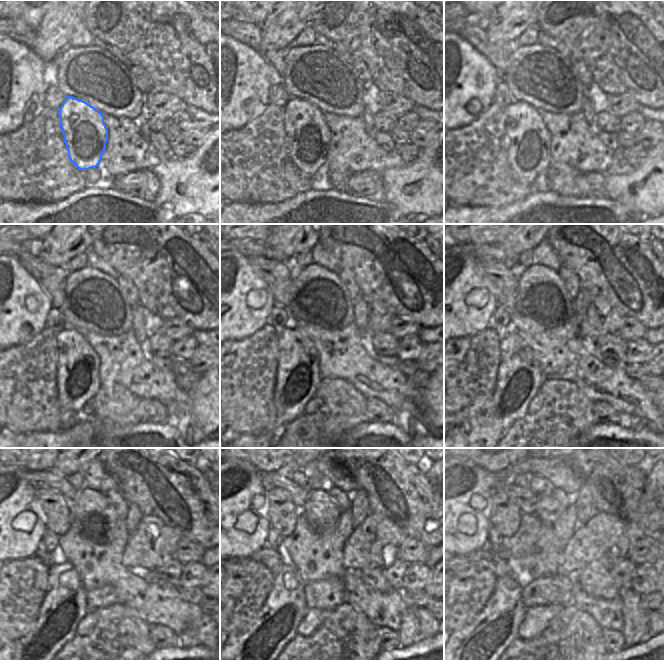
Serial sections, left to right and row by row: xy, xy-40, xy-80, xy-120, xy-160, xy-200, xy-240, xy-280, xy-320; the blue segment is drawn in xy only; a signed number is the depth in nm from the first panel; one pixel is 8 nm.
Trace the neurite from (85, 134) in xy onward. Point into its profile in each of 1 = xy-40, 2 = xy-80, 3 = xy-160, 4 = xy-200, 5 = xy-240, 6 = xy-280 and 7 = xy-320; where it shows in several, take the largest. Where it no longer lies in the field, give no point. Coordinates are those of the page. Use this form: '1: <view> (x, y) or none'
1: xy-40 (309, 134)
2: xy-80 (524, 175)
3: xy-160 (298, 376)
4: xy-200 (519, 379)
5: xy-240 (71, 600)
6: xy-280 (249, 651)
7: xy-320 (472, 651)

